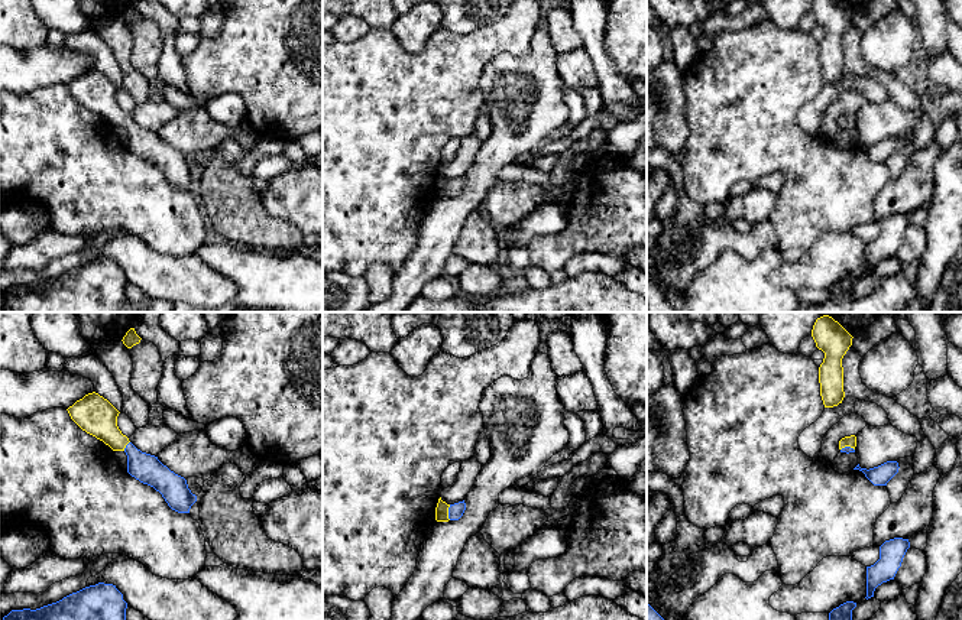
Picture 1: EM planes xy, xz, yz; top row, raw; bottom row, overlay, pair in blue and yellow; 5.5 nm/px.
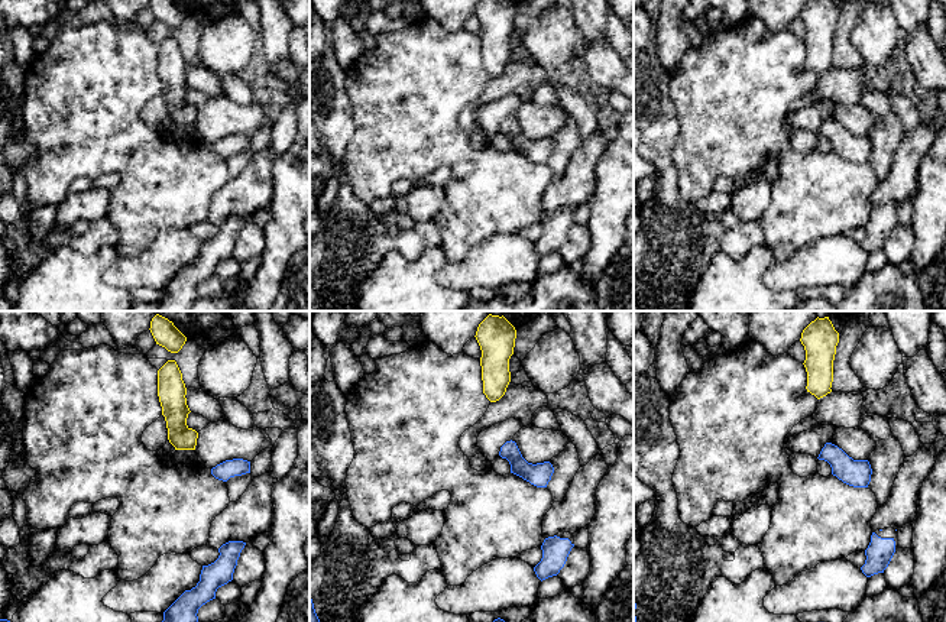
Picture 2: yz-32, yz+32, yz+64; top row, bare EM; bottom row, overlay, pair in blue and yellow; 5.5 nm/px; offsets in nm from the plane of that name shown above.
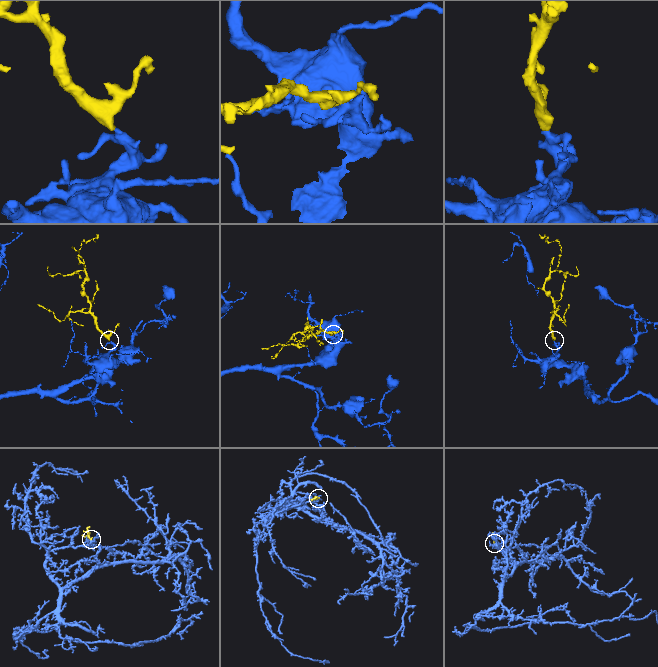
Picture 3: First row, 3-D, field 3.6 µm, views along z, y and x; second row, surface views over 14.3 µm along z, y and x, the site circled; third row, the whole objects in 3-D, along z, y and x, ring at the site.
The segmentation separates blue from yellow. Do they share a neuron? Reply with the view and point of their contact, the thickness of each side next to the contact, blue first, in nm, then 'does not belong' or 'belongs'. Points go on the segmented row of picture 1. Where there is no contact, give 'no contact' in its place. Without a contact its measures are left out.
meets blue in xz at (449, 512); 90 nm thick on the blue side, 80 nm on the other; belongs

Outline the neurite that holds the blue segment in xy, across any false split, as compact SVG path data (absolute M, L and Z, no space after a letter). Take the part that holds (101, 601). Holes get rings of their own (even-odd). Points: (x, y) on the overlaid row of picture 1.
M98 582L36 610L12 610L3 620L126 620L126 608L116 585Z

